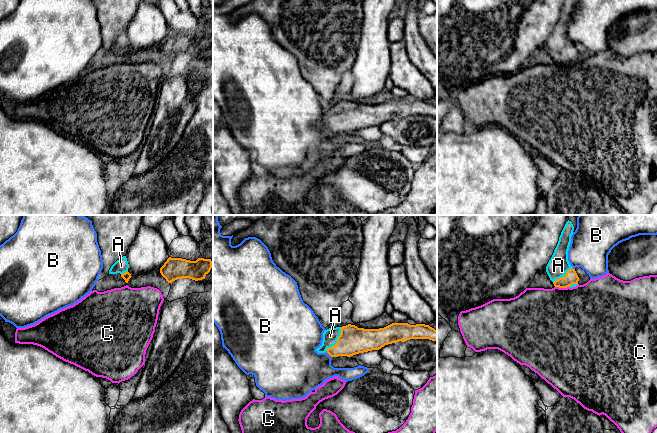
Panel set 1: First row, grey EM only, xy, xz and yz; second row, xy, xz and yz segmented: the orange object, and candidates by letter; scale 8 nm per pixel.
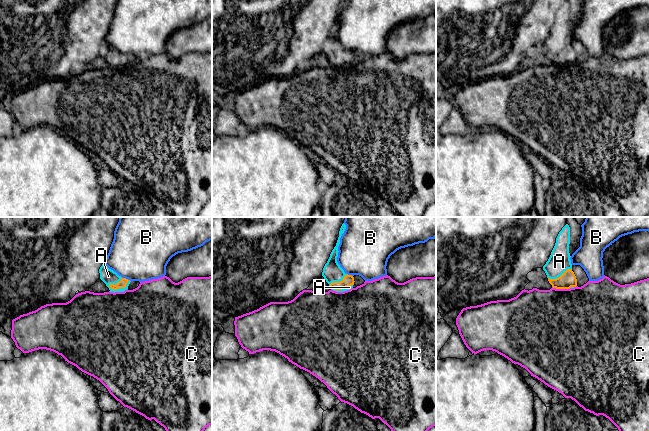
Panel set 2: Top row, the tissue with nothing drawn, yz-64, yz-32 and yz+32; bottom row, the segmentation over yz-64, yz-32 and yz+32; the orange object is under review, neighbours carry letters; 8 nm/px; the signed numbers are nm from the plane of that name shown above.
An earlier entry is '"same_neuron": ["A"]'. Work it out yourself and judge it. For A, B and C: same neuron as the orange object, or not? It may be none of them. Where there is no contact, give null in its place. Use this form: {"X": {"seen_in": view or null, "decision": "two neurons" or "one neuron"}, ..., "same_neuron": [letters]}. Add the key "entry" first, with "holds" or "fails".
{"entry": "holds", "A": {"seen_in": "xz", "decision": "one neuron"}, "B": {"seen_in": "xz", "decision": "two neurons"}, "C": {"seen_in": "yz", "decision": "two neurons"}, "same_neuron": ["A"]}

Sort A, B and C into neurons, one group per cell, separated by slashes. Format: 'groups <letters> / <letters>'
groups A / B / C

